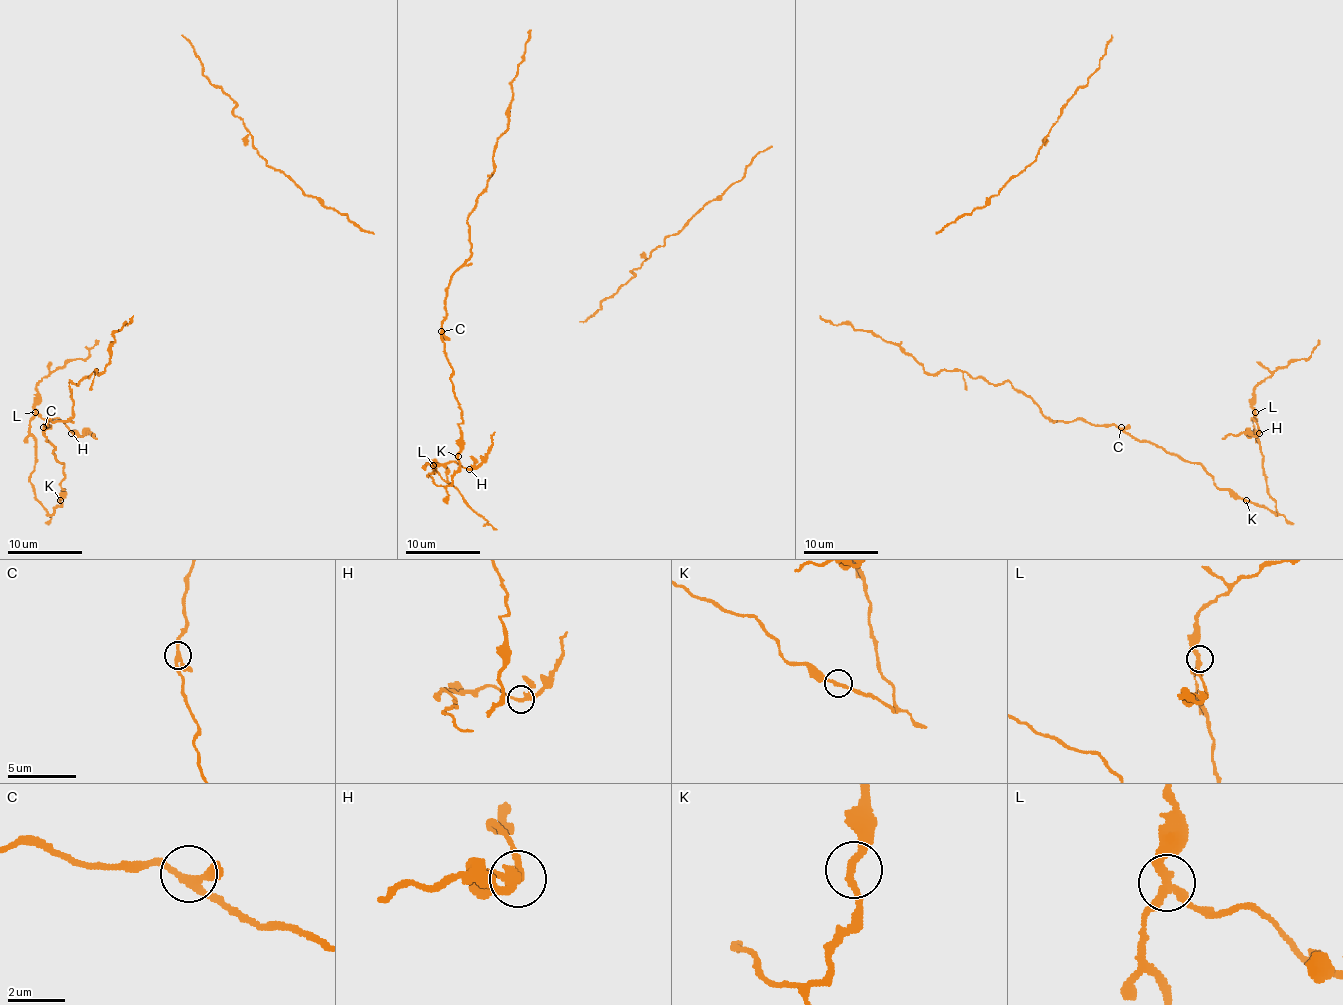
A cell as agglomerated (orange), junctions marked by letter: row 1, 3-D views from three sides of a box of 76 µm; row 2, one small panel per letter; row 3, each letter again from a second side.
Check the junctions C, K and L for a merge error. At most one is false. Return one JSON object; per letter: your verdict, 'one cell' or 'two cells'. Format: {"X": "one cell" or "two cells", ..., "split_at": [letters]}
{"C": "one cell", "K": "one cell", "L": "two cells", "split_at": ["L"]}

